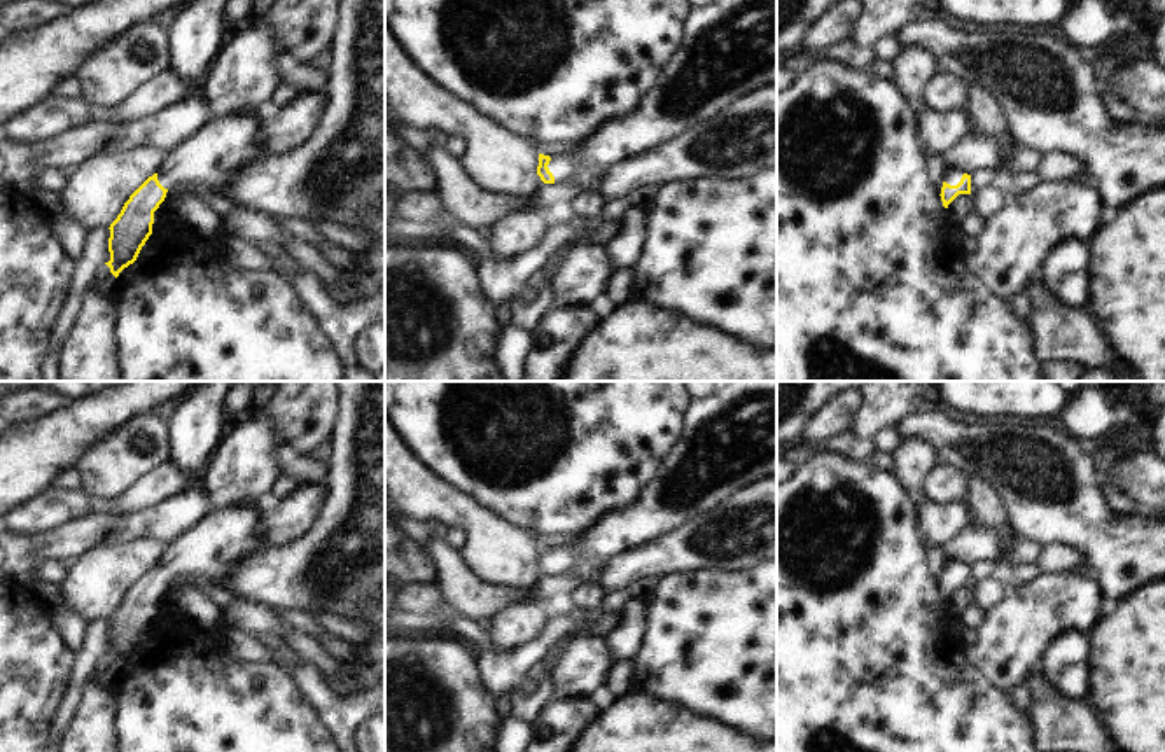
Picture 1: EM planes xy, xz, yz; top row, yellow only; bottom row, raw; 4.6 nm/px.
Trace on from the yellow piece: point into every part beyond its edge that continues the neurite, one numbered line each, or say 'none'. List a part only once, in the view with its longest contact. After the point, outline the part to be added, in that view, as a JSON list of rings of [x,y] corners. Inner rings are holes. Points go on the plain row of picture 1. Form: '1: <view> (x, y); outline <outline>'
1: yz (952, 567); outline [[[943,556],[945,560],[945,570],[943,574],[950,575],[950,577],[957,577],[964,567],[964,563],[960,563],[959,560]]]

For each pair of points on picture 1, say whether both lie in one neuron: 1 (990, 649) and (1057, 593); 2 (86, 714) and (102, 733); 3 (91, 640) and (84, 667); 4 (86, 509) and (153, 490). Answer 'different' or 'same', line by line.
1: same
2: same
3: same
4: same

